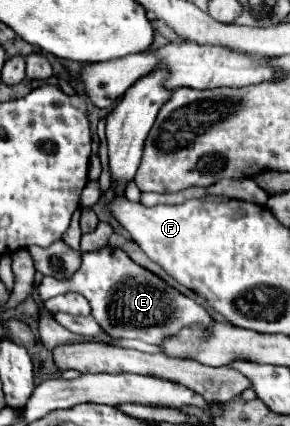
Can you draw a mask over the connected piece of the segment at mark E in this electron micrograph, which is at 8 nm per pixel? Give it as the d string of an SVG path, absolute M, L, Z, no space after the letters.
M104 247L94 253L82 255L82 267L74 273L70 281L58 281L54 277L44 277L38 285L40 301L56 297L60 293L76 291L82 293L92 309L96 321L110 333L112 337L126 337L126 339L142 339L152 345L160 345L168 335L178 333L178 329L192 325L192 323L210 323L210 313L200 307L194 299L180 295L176 289L168 287L150 271L142 269L120 249Z

